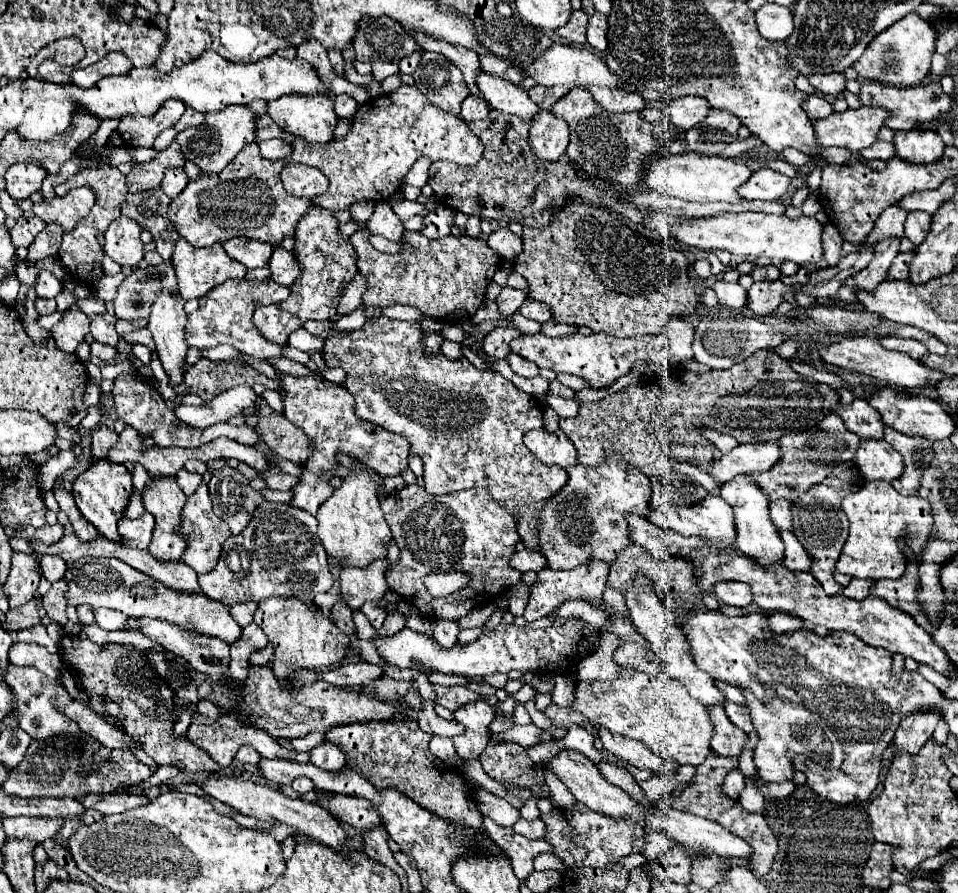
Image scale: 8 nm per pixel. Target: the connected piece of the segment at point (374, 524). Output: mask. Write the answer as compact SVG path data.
M352 468L352 474L344 478L344 484L334 490L334 494L320 506L318 518L318 538L322 540L326 554L332 558L336 568L366 568L376 560L384 560L388 554L388 544L392 532L384 520L380 502L376 498L378 482L370 478L368 472Z

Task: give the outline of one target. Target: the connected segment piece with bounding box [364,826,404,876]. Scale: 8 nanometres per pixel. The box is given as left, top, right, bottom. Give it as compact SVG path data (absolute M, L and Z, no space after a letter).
M382 826L364 830L364 852L366 852L372 860L376 860L376 862L388 866L392 872L396 872L398 876L402 876L404 870L396 864L394 854L392 854L390 848L388 848L388 838L390 838L390 836L388 836L386 828L382 828Z

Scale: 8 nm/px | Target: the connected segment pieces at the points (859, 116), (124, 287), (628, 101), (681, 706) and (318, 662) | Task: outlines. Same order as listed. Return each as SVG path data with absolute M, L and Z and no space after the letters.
M860 106L856 110L848 108L846 112L832 112L828 118L812 124L822 148L844 146L852 152L860 152L876 142L886 118L890 118L890 112L882 106Z
M170 262L148 266L146 270L136 268L118 286L118 296L114 300L116 316L124 320L148 318L150 306L154 304L156 296L162 290L168 290L168 292L174 292L174 296L180 296L178 278Z
M588 86L588 90L596 98L596 102L608 112L634 112L646 106L642 96L626 90L608 88L608 86Z
M624 666L620 668L620 676L612 682L598 680L574 684L574 700L570 708L600 728L642 740L652 752L670 762L698 766L710 754L714 726L706 708L690 698L678 680L666 674L650 676Z
M268 598L262 600L254 612L254 622L262 628L262 632L268 636L268 642L274 646L274 660L272 670L278 678L290 678L290 674L298 668L330 668L338 664L348 646L350 640L346 634L342 634L334 622L330 622L318 606L302 602L302 600L290 600L290 598Z

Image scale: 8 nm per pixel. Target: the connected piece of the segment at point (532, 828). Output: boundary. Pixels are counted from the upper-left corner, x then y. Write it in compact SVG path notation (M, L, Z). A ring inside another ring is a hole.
M520 818L520 820L512 826L512 830L514 830L516 834L522 834L522 836L530 838L530 840L538 840L538 838L544 838L544 836L546 836L546 824L542 822L542 818L536 818L536 820L532 820L532 822Z

